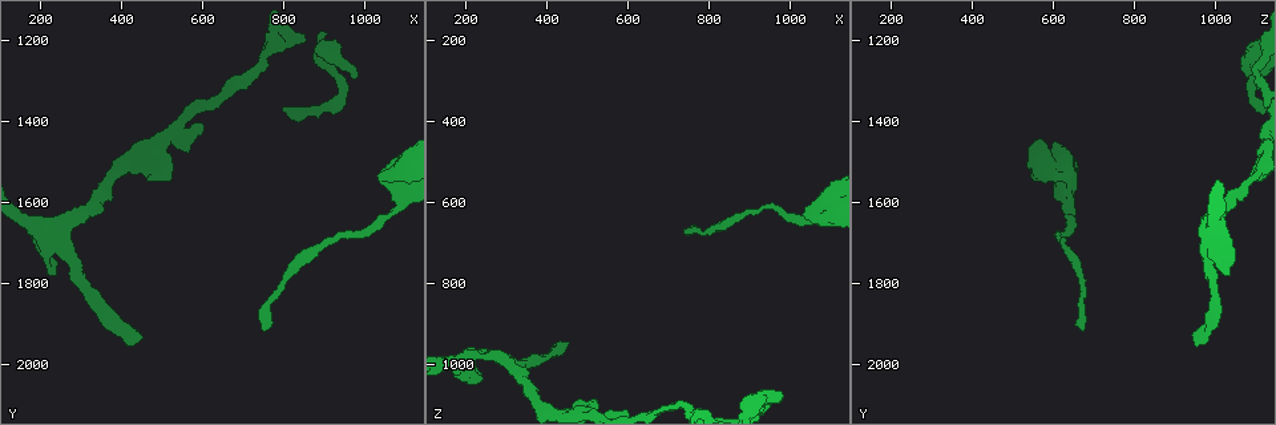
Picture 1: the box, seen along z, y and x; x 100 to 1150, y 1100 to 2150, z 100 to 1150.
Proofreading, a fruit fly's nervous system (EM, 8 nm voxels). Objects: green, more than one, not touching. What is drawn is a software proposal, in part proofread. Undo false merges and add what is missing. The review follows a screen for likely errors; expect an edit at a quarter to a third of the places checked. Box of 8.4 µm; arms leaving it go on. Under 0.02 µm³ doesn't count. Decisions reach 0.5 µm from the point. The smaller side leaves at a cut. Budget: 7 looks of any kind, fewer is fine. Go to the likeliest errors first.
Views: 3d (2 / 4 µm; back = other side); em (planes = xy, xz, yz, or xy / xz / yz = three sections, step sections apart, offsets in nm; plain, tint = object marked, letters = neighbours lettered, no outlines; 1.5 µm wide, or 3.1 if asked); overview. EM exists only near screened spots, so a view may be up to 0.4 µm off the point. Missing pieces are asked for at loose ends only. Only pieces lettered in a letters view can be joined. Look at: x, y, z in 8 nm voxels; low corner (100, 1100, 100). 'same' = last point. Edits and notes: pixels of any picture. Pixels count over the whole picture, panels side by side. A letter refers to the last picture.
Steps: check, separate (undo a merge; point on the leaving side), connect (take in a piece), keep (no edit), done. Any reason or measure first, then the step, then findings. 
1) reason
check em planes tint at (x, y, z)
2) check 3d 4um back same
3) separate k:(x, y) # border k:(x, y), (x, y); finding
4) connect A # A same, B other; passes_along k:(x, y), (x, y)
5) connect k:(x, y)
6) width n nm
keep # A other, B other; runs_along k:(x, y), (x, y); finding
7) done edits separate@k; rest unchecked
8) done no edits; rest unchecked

long arm stops here
check 3d 2um at (455, 1935, 950)

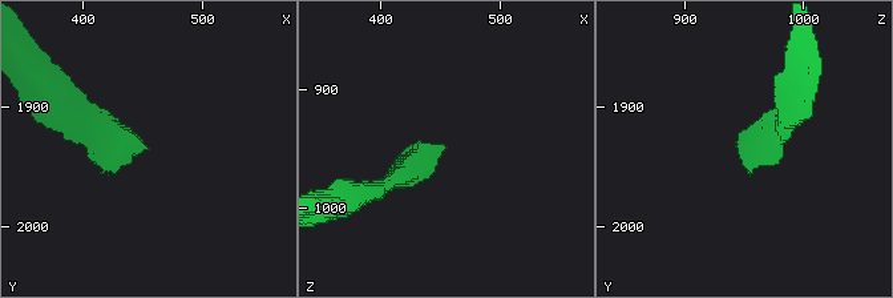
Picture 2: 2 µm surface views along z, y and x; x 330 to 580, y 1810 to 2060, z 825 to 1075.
now the EM
check em yz step 8 letters at (450, 1936, 948)

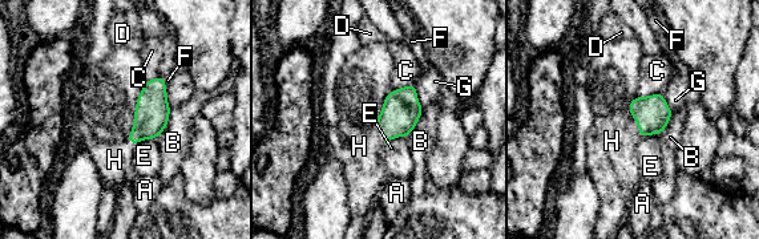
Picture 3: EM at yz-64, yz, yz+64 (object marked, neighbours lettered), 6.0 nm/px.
width 200 nm
connect H # A other, B other, C other, D other, E other, F other, G other, H same; the cell continues

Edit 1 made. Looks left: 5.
redraw
check overview

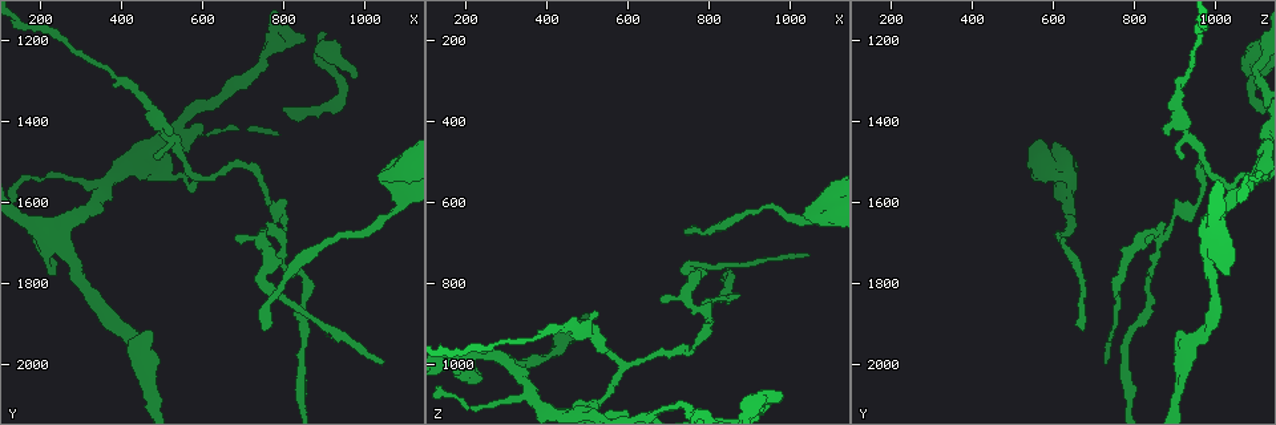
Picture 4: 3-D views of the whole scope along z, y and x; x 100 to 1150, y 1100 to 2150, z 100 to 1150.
free end
check 3d 4um at (755, 1910, 665)

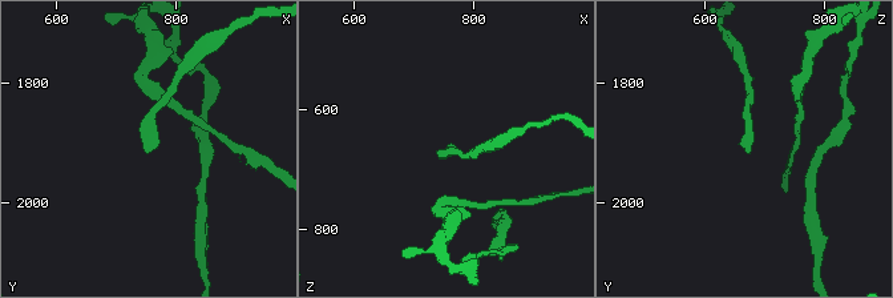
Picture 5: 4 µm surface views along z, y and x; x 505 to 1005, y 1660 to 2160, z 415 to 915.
shape alone is not enough
check em planes plain at (760, 1915, 670)

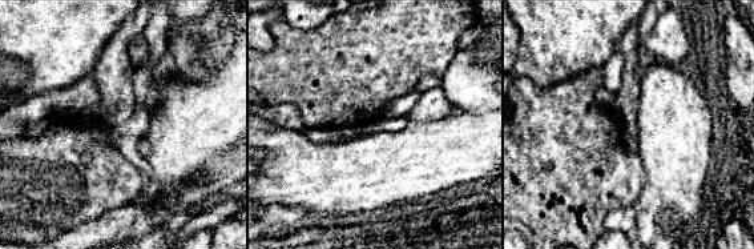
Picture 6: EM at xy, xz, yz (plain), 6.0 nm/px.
check em planes letters same

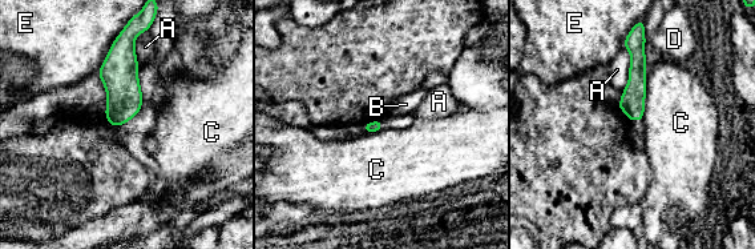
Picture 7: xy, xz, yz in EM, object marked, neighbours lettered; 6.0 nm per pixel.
keep # A other, B other, C other, D other, E other; border 7:(646, 71), (645, 112), (641, 121); none of them fits

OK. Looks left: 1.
done edits connect@3; rest unchecked

